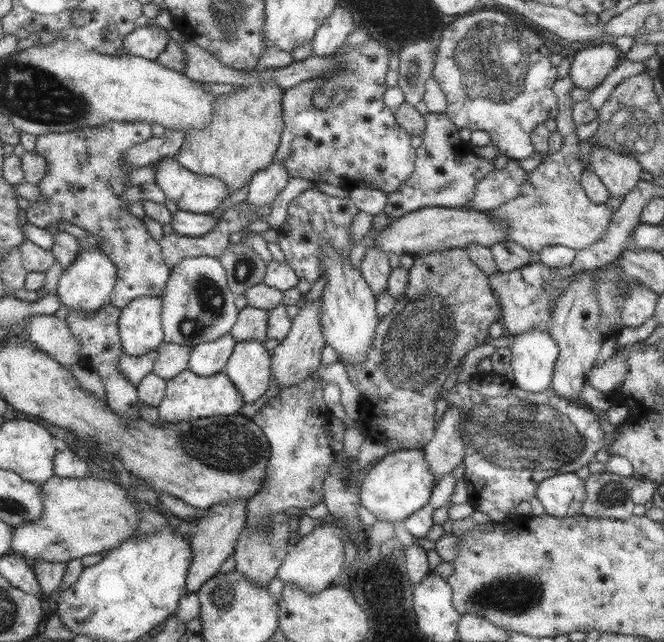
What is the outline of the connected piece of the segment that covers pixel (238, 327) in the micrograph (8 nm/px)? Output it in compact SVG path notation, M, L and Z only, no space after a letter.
M245 305L238 310L235 322L230 328L230 333L235 342L265 341L266 338L267 311L251 308Z

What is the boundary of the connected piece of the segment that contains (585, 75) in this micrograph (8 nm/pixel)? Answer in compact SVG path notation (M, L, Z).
M608 43L593 45L578 51L571 59L568 77L577 88L593 90L613 71L617 64L617 52Z

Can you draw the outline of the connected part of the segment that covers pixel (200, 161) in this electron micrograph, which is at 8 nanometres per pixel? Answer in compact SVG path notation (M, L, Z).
M253 81L250 85L244 87L235 87L230 93L218 96L212 102L212 115L210 123L207 123L202 129L189 129L184 132L184 141L181 143L181 146L177 149L177 152L172 156L172 159L175 162L178 162L182 167L186 167L187 170L190 170L192 173L198 175L213 175L215 178L221 179L230 190L230 194L234 190L237 190L244 184L250 181L250 178L254 176L258 170L265 168L274 160L274 154L278 150L278 146L281 141L281 132L284 128L284 120L282 114L282 88L273 81Z

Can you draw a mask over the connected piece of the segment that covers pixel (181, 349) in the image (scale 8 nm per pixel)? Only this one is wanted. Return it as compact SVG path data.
M163 340L163 343L155 351L158 353L158 357L155 359L151 370L155 376L163 380L169 380L169 378L187 368L189 347L168 343Z

